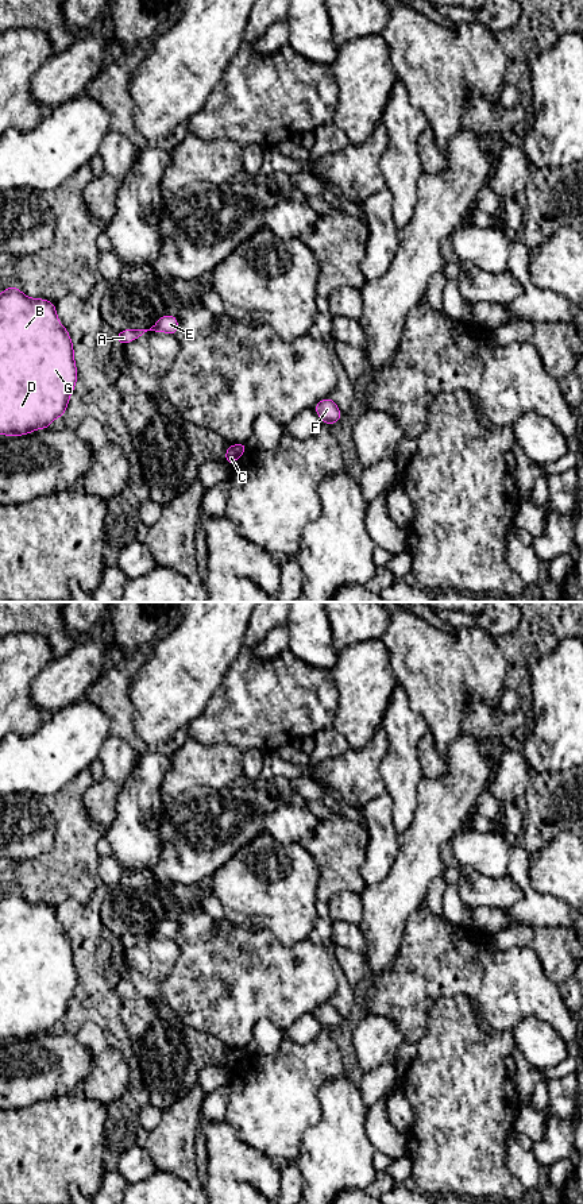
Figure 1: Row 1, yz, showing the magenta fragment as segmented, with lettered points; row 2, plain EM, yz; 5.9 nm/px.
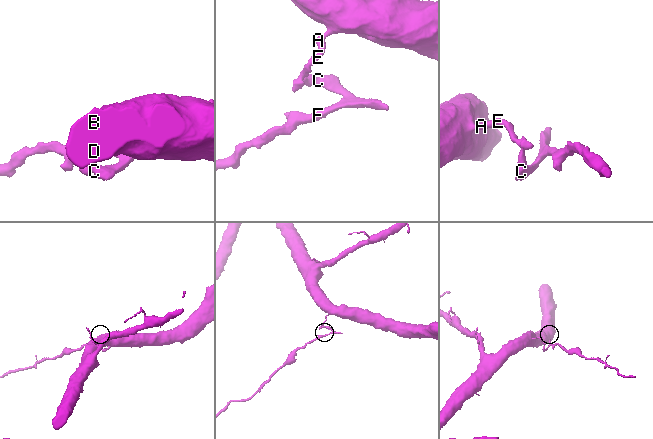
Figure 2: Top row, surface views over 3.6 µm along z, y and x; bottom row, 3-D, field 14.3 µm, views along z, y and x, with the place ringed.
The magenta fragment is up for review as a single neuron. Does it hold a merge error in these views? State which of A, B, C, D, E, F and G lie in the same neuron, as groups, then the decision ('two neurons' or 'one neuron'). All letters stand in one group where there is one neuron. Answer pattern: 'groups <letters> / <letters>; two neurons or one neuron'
groups A B D E G / C F; two neurons

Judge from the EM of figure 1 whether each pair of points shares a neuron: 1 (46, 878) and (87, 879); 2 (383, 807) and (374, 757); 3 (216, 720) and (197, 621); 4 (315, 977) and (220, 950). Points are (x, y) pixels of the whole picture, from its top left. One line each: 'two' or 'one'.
1: one
2: two
3: two
4: one

